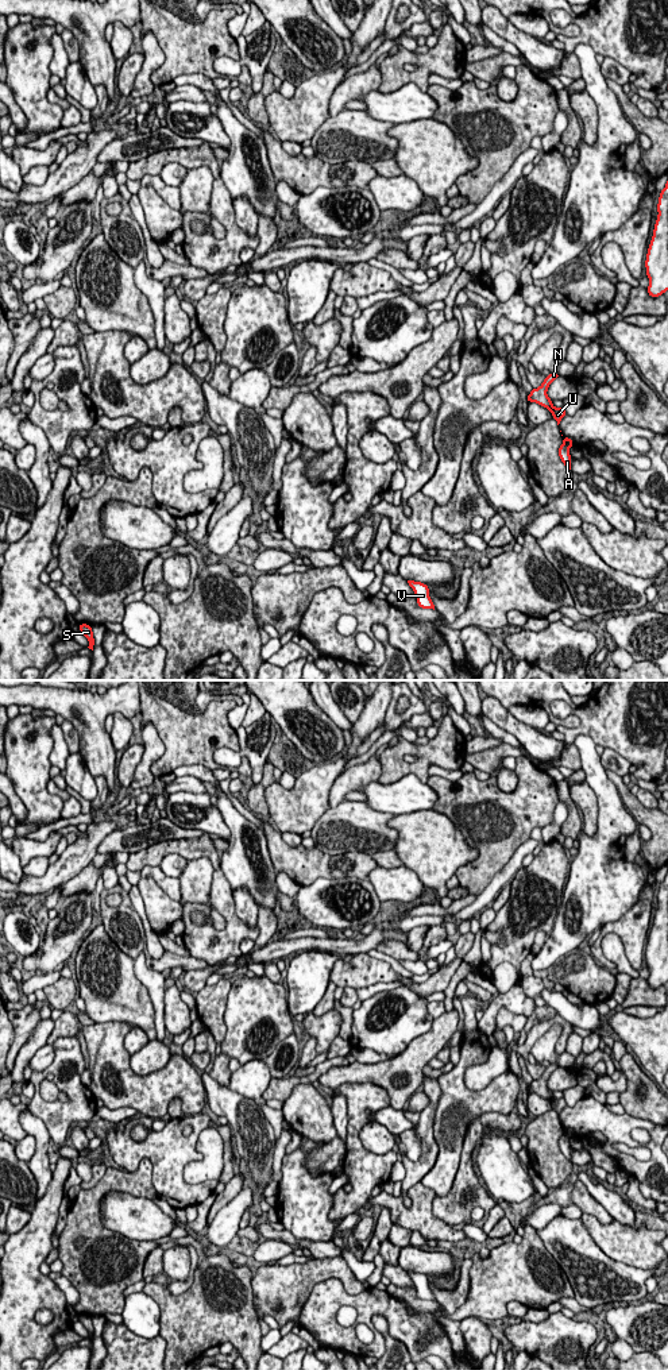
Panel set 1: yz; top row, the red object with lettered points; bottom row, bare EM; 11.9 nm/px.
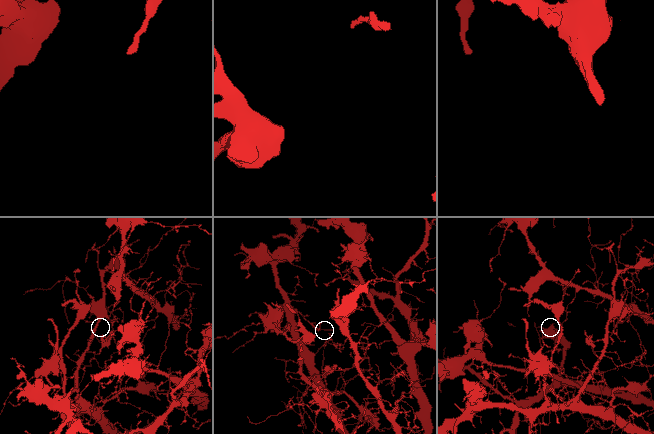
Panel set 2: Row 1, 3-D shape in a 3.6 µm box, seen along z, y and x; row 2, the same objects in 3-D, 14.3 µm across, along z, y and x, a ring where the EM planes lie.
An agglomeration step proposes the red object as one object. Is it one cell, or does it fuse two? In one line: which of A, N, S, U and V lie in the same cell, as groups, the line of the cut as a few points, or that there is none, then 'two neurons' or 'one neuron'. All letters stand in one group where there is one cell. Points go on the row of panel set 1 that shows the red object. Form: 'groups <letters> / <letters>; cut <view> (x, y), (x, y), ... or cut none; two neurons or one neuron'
groups A S V / N U; cut yz (563, 443), (568, 447); two neurons

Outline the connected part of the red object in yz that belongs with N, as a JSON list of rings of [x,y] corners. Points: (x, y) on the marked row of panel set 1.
[[[551,373],[548,377],[545,377],[544,382],[540,387],[532,389],[530,394],[526,395],[528,402],[536,402],[547,409],[551,410],[552,417],[556,420],[557,425],[560,424],[561,418],[567,414],[565,409],[555,408],[552,404],[552,400],[547,395],[547,390],[549,385],[557,378],[559,375],[556,373]]]

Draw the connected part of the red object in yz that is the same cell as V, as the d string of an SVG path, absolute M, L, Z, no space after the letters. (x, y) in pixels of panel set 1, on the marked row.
M406 579L406 582L414 591L414 595L417 598L417 605L421 609L433 609L435 610L435 605L433 605L432 599L429 598L428 586L425 583L414 582L412 579Z

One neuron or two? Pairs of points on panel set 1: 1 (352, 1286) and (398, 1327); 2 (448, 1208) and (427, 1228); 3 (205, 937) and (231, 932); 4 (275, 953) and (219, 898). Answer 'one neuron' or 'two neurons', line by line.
1: two neurons
2: two neurons
3: one neuron
4: two neurons

